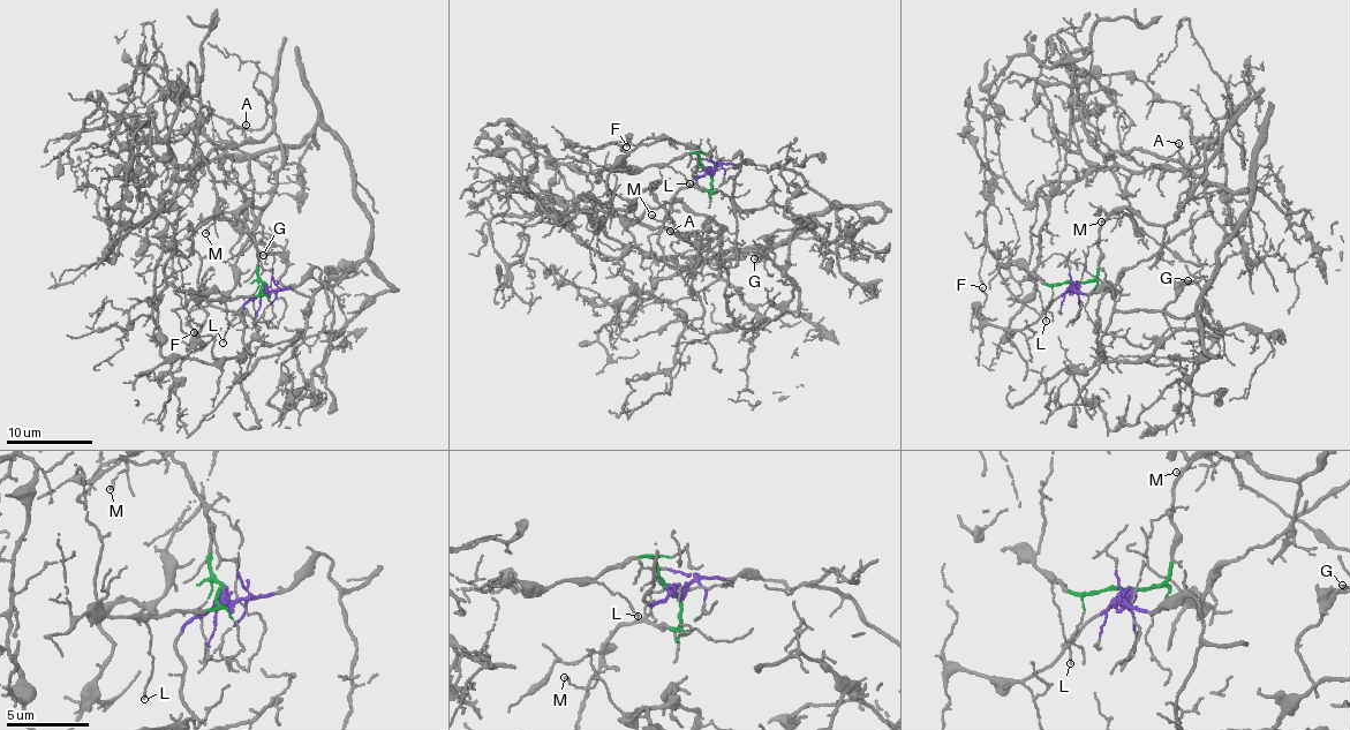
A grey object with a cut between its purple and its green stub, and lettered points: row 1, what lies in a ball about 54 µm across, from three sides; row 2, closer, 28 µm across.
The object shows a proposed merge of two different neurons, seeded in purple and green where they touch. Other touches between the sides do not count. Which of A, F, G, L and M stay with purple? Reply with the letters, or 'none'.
F, G

